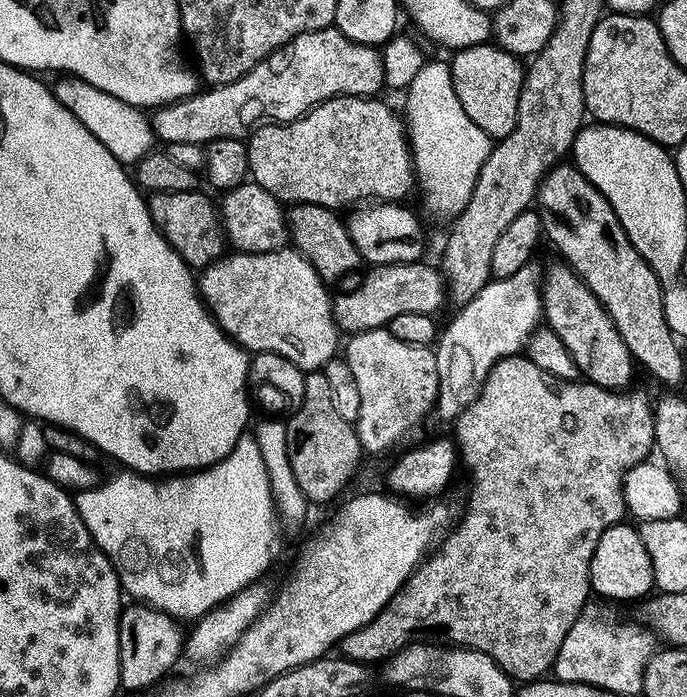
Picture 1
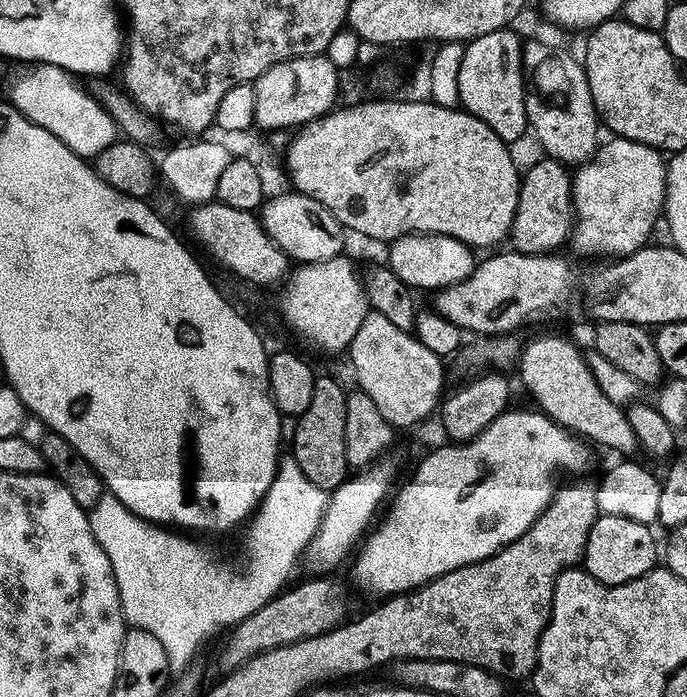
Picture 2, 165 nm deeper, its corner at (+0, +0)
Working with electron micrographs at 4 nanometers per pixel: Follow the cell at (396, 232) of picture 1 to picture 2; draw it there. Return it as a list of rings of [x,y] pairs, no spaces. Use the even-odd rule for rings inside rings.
[[[411,232],[409,236],[400,236],[397,240],[391,241],[387,248],[386,263],[394,270],[394,274],[398,274],[398,278],[402,278],[402,282],[406,282],[409,288],[425,288],[429,294],[462,282],[475,270],[478,263],[477,257],[472,257],[475,256],[473,249],[458,238],[439,236],[433,232]]]

